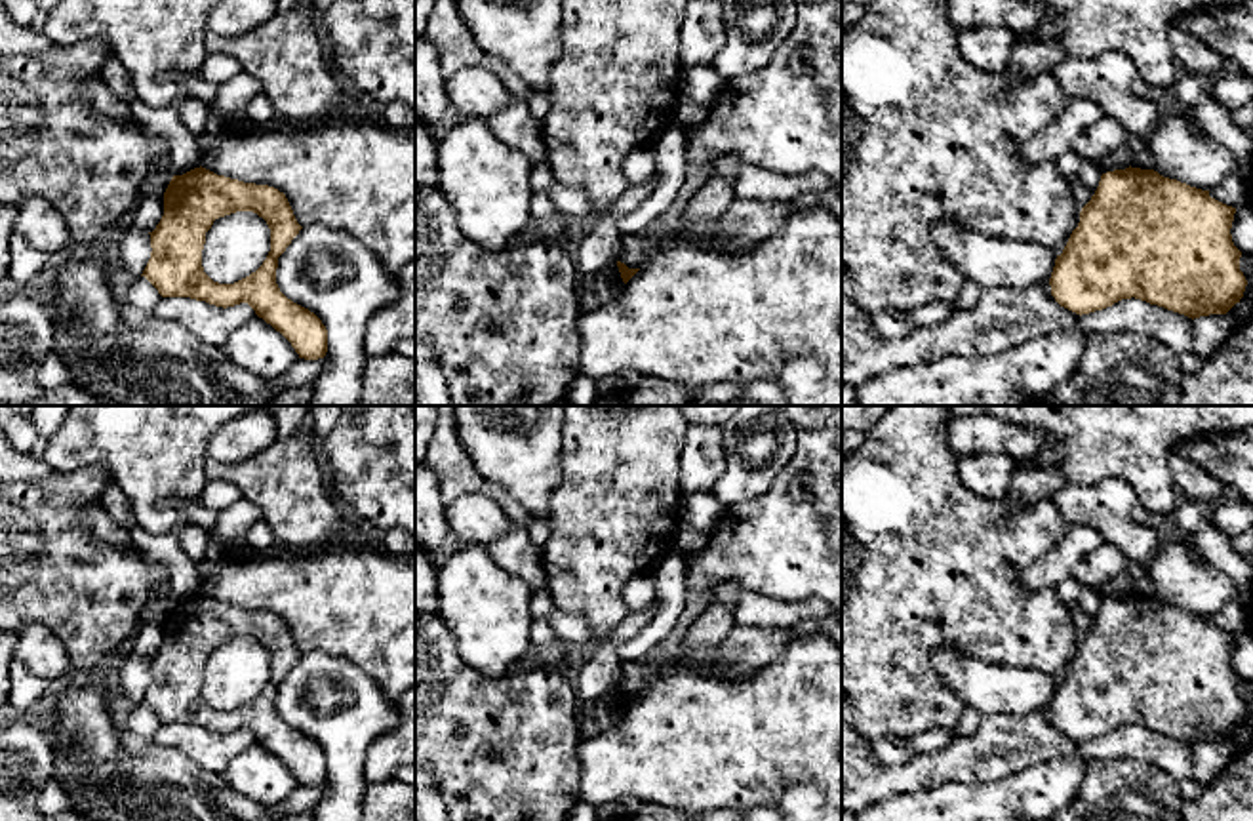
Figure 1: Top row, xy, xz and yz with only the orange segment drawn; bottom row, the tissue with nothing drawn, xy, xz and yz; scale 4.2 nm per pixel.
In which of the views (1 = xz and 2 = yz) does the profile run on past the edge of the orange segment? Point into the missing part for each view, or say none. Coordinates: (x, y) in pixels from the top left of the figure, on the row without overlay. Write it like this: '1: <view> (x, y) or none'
1: none
2: none

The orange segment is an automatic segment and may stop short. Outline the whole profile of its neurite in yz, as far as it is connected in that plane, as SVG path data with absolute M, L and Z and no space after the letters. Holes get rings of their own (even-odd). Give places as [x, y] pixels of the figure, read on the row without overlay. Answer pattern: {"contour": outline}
{"contour": "M1129 592L1106 598L1055 686L1051 722L1080 743L1131 724L1192 747L1226 741L1240 730L1247 712L1240 697L1242 678L1230 661L1234 640L1236 634L1211 625L1209 617L1164 604L1154 596Z"}

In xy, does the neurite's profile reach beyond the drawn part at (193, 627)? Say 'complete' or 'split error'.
complete

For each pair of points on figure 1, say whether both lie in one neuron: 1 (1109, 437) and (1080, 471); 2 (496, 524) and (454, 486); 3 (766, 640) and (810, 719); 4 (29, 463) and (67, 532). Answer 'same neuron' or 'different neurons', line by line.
1: same neuron
2: different neurons
3: different neurons
4: different neurons

